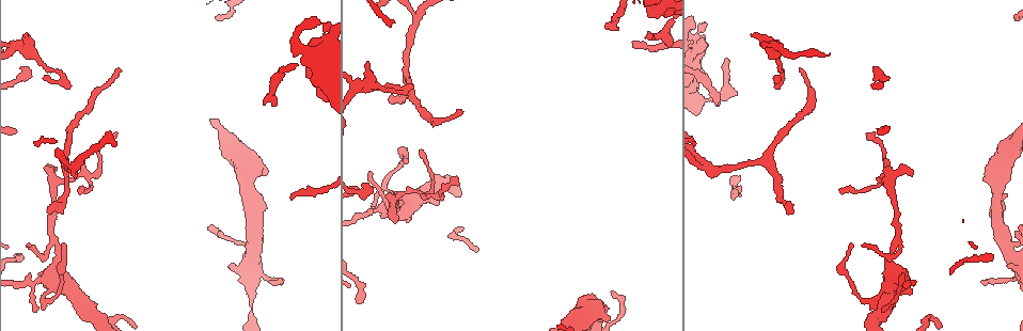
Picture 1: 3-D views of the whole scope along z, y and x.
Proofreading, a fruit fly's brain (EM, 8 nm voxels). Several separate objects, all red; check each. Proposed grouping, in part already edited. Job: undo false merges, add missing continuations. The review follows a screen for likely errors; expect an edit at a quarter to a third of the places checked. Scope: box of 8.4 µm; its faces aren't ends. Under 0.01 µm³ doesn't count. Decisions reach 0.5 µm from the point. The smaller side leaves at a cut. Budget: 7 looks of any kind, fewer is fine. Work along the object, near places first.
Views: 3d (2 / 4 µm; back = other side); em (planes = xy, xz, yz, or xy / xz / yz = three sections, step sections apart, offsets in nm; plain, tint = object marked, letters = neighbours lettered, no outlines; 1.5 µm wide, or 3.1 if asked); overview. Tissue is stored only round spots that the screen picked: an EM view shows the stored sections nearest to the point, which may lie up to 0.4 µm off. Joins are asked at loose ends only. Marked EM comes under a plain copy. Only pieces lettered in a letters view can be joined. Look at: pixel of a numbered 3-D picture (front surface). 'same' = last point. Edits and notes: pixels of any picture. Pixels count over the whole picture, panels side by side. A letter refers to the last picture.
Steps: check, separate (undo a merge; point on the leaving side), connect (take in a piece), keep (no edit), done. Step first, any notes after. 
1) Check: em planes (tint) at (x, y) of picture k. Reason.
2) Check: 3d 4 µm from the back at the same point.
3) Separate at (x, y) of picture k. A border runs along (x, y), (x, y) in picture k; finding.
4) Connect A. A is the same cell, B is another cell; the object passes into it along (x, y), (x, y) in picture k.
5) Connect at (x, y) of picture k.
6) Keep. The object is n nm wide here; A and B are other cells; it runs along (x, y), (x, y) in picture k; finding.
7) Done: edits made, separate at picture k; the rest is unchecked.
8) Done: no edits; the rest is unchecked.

Check: em planes (letters) at (728, 60) of picture 1. Tapers out.

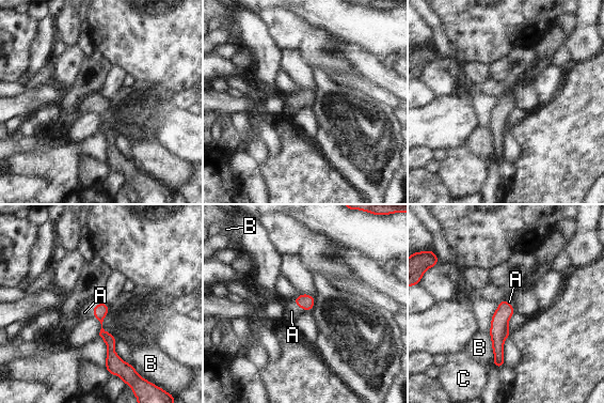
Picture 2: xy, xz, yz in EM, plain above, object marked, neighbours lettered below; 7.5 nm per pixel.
Connect A. The object is 100 nm wide here; A is the same cell, B and C are other cells; the object passes into it along (99, 311), (93, 308), (84, 312) in picture 2; the neuron continues.

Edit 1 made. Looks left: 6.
Check: overview. See it whole again.

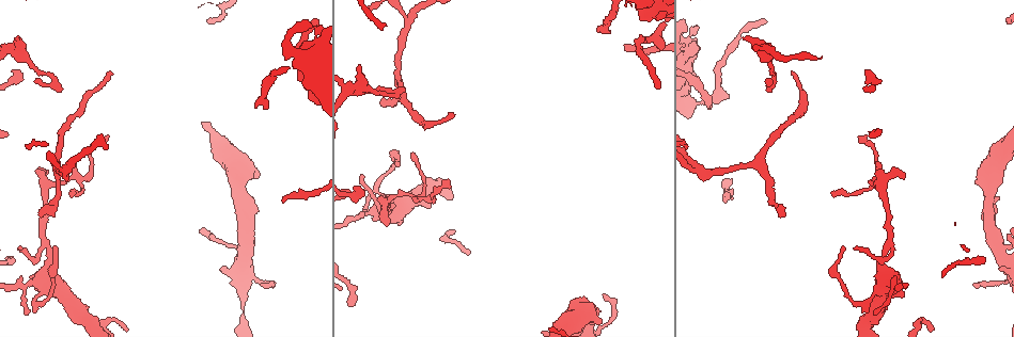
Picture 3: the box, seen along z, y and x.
Check: em planes (letters) at (18, 38) of picture 3. Branch stops here.

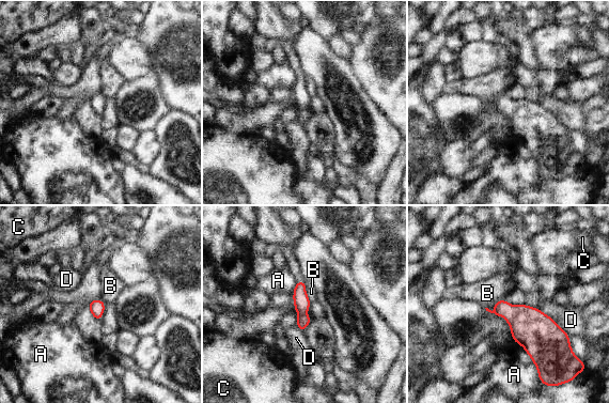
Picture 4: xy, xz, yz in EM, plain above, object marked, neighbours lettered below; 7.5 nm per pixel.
Keep. A, B, C and D are other cells; no lettered piece goes on from it.

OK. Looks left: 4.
Check: 3d 2 µm at (877, 314) of picture 3. Tapers out.

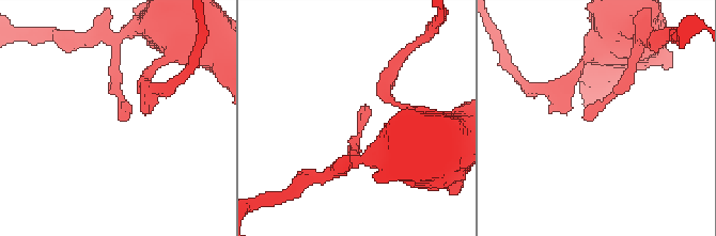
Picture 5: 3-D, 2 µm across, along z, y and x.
Check: em xy step 4 (tint) at (590, 120) of picture 5. Need the tissue.

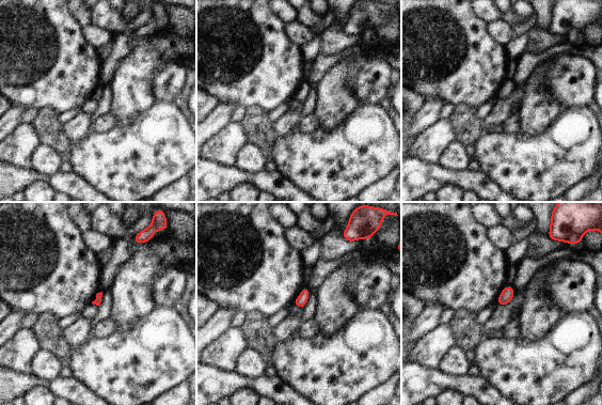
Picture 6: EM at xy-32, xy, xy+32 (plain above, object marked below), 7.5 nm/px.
Check: em planes (letters) at the same point. Another direction.

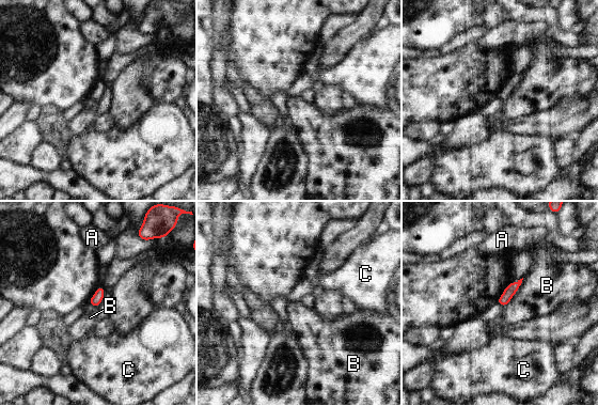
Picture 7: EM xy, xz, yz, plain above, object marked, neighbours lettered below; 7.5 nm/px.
Keep. The object is 80 nm wide here; A, B and C are other cells; a border runs along (523, 278), (520, 286), (504, 307) in picture 7; none of them fits.

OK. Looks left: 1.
Done: edits made, connect at picture 2; the rest is unchecked.

